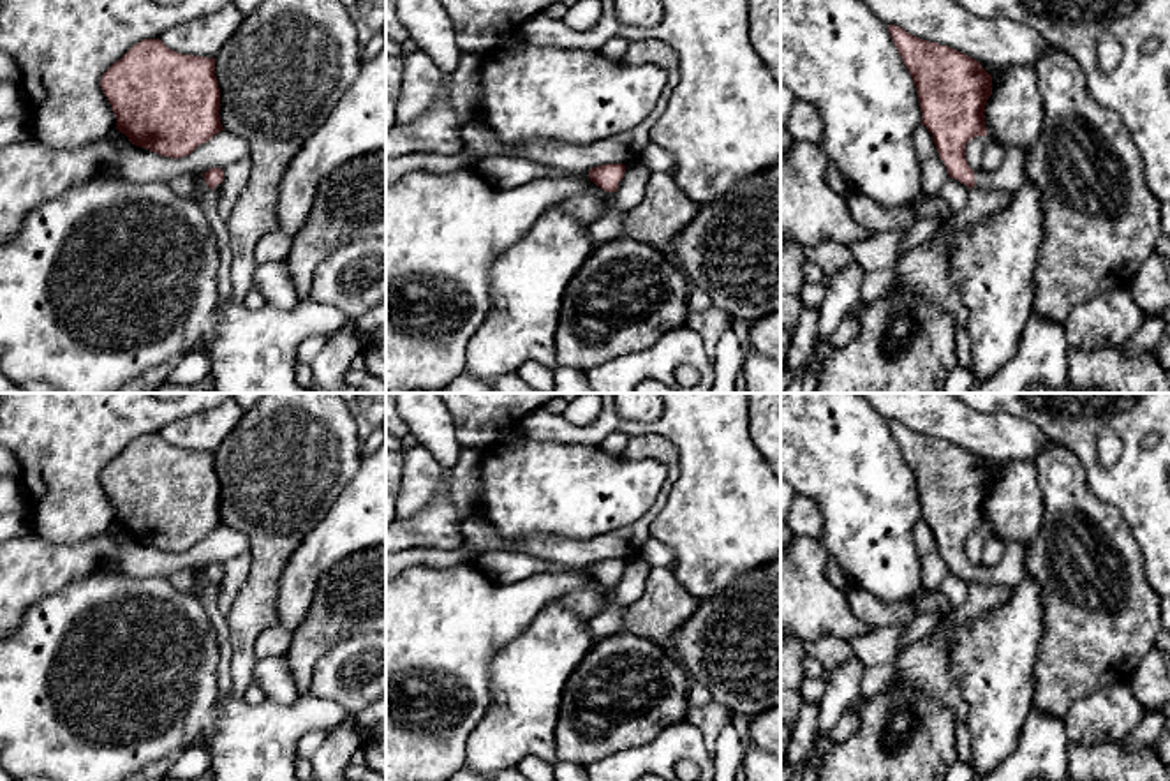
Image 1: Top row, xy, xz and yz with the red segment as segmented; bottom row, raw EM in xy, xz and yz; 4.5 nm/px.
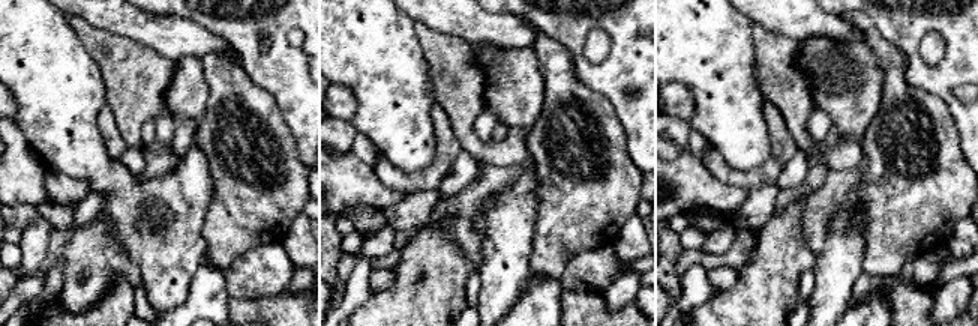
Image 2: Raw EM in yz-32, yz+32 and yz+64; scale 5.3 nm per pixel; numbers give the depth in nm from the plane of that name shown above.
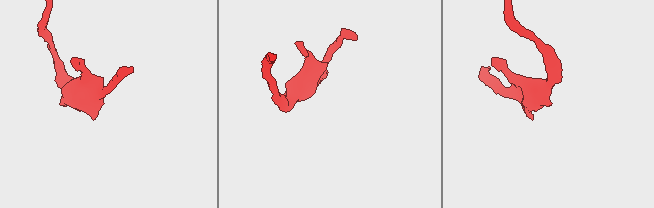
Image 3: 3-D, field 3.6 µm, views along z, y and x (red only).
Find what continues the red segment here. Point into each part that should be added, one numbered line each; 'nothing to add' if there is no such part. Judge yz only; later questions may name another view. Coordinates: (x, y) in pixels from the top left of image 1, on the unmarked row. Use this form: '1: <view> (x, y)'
1: yz (1010, 570)

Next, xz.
1: xz (608, 621)

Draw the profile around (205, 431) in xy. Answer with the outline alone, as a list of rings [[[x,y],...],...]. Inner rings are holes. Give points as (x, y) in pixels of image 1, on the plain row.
[[[234,397],[224,404],[166,425],[159,434],[181,450],[215,453],[243,416]]]

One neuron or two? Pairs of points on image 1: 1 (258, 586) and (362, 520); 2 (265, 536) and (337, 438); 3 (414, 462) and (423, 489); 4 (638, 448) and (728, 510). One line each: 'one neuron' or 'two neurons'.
1: two neurons
2: one neuron
3: one neuron
4: two neurons

